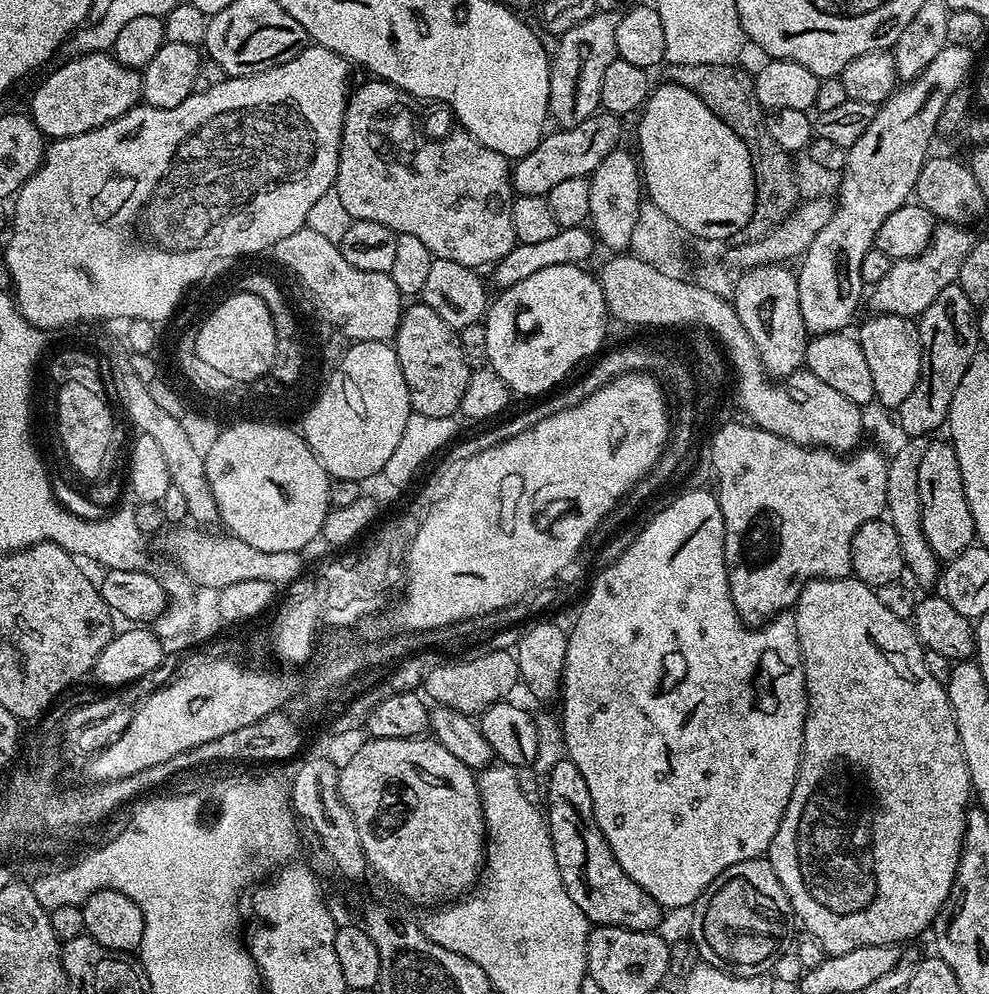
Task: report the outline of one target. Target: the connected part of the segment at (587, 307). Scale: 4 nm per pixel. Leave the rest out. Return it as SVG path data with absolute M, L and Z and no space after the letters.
M579 264L546 266L546 270L538 270L538 274L530 274L530 278L522 278L522 282L503 289L498 295L500 297L491 301L482 321L486 330L488 364L517 397L540 398L551 393L569 379L568 371L579 360L592 355L595 357L605 347L604 331L610 325L610 313L599 279L593 273L591 276L586 269Z

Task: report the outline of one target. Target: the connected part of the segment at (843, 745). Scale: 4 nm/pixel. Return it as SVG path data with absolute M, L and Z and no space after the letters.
M855 578L842 580L811 580L804 585L794 605L800 653L804 659L804 689L808 695L808 709L804 719L804 749L800 755L800 769L784 811L778 834L770 842L766 853L768 865L778 874L786 898L790 898L793 917L804 927L803 931L824 948L828 956L850 954L862 946L879 944L899 945L919 932L929 931L940 907L946 902L954 874L958 870L960 851L964 841L966 814L973 799L972 779L962 754L954 710L950 706L948 689L926 670L925 647L916 636L911 623L886 610L878 602L875 591Z

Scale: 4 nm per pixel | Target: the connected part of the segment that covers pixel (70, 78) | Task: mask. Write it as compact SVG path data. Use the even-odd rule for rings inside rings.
M108 52L87 53L57 67L37 86L32 96L30 115L45 138L61 140L86 134L117 120L141 103L141 73L120 64Z

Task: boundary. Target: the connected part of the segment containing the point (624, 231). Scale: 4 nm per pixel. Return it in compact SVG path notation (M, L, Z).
M618 146L593 170L590 177L590 221L591 231L601 245L604 244L612 254L620 254L628 248L630 238L634 234L634 226L638 222L638 214L642 207L642 169L637 157L623 152Z

